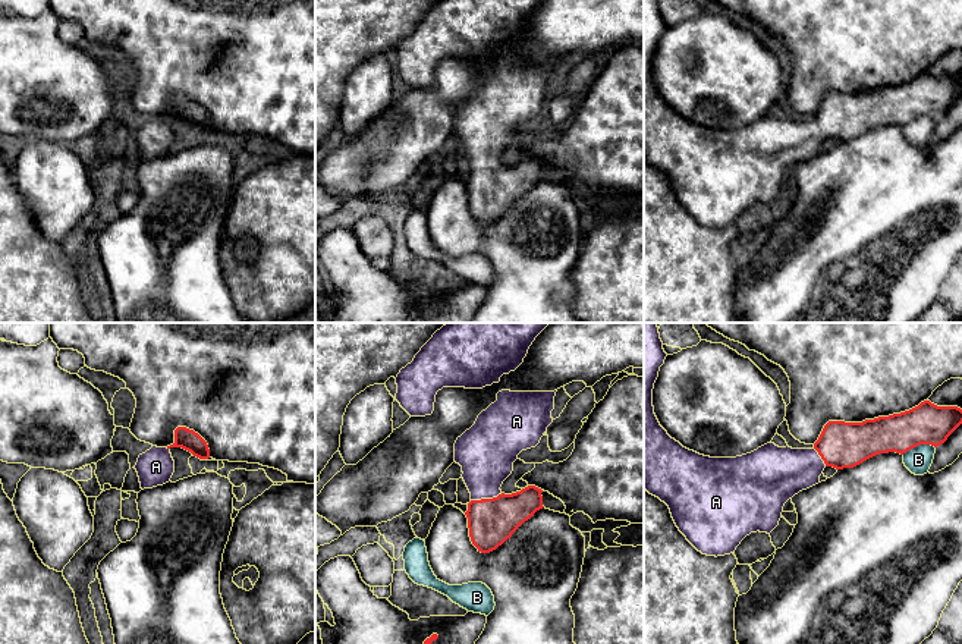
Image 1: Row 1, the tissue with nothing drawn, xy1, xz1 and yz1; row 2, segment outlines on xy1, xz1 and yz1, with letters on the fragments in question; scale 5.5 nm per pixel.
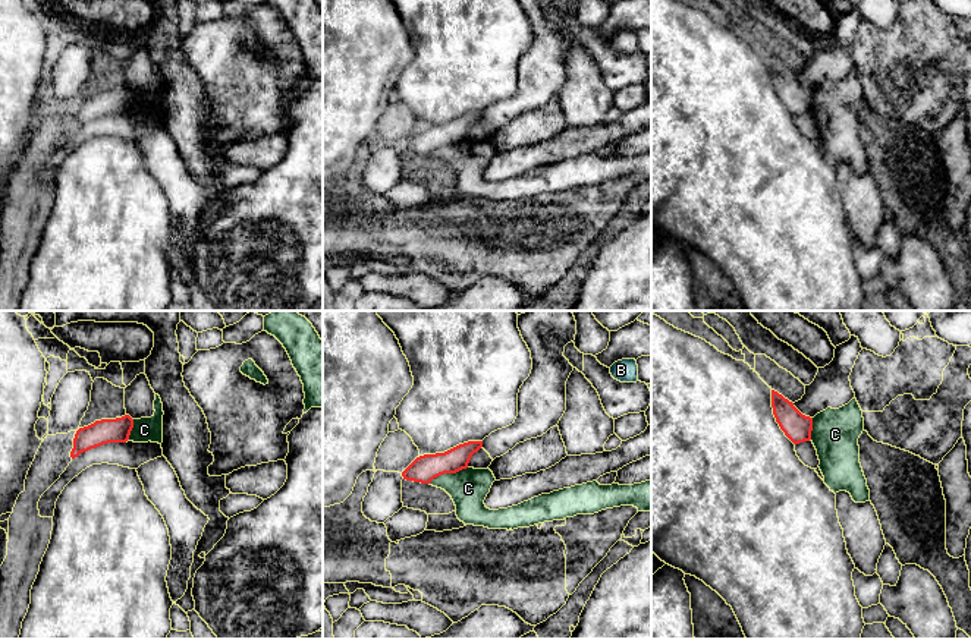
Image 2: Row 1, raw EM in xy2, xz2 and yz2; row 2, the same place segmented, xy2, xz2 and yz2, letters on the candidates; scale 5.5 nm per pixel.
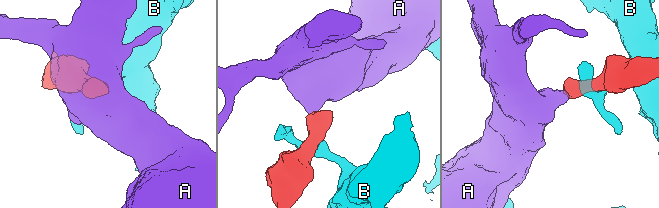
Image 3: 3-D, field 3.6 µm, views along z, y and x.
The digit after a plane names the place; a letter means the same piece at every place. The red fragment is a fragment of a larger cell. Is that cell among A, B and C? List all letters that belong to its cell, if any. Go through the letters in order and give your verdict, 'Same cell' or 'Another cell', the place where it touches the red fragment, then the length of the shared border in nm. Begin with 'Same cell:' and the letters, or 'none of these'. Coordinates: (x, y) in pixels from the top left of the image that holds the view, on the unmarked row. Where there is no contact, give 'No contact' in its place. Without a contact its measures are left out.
Same cell: A
A: Same cell. Touches red at xz1 (486, 170). Shared border 180 nm
B: Another cell. Touches red at yz1 (918, 116). Shared border 190 nm
C: Another cell. Touches red at xz2 (448, 144). Shared border 240 nm

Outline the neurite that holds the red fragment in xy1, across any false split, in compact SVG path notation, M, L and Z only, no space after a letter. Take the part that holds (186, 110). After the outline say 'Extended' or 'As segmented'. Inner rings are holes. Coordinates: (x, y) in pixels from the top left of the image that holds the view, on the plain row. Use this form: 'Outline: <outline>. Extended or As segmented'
Outline: M177 98L175 101L175 114L167 119L153 117L145 125L139 126L136 136L141 160L153 160L170 153L175 144L175 132L170 120L182 119L199 131L210 129L207 113L194 101Z. Extended

